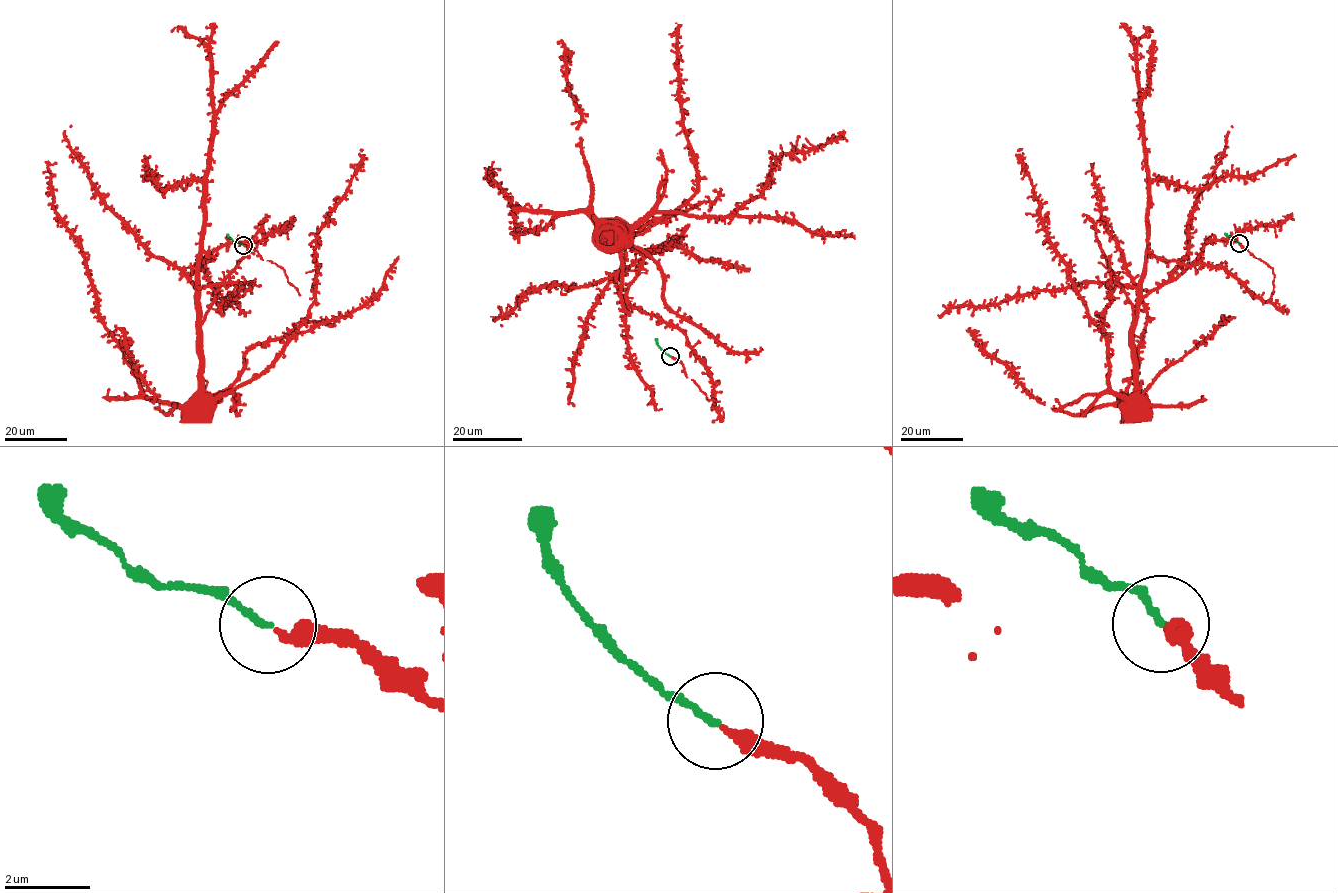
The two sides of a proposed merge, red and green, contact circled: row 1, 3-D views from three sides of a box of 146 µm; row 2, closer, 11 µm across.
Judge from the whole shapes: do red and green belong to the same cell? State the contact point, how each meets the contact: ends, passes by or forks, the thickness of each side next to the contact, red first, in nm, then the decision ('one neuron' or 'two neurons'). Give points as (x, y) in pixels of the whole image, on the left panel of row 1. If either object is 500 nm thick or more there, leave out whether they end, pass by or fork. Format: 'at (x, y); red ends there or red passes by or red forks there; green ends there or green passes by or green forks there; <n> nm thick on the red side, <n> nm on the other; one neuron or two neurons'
at (243, 245); red ends there; green ends there; 320 nm thick on the red side, 140 nm on the other; one neuron

